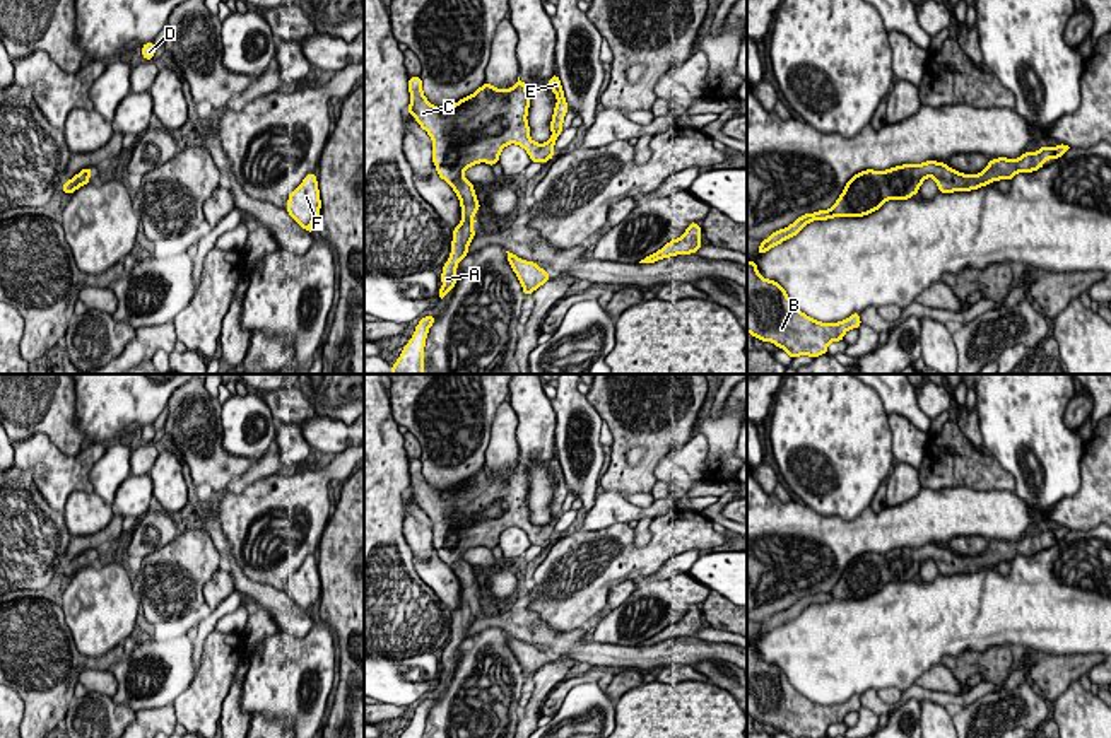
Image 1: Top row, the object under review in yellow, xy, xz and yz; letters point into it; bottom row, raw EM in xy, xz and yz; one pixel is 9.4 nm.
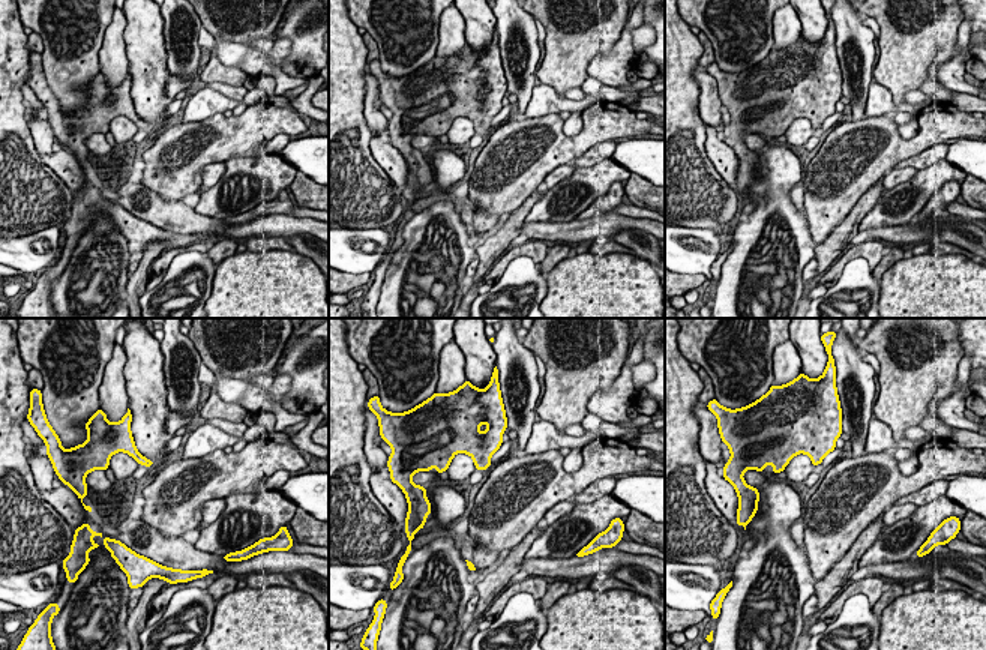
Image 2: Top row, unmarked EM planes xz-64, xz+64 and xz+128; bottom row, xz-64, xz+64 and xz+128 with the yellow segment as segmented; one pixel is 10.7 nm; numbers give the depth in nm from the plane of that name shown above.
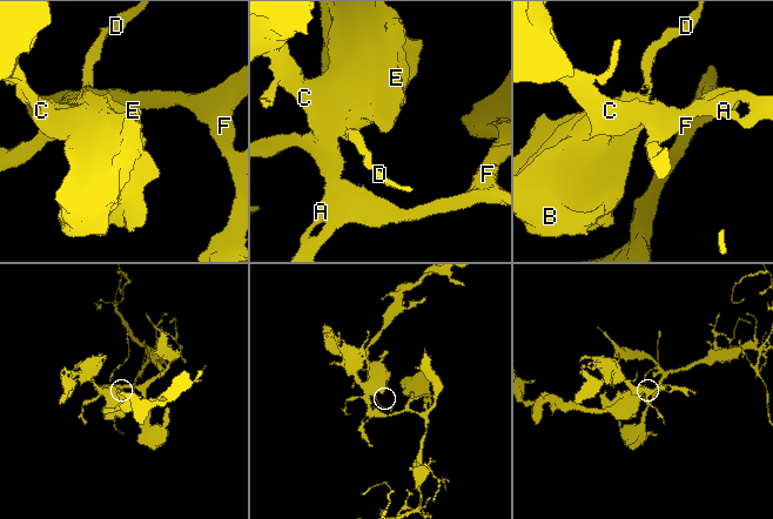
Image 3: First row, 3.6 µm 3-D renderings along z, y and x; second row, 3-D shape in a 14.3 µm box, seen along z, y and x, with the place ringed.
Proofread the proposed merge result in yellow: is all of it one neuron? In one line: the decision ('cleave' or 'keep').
keep

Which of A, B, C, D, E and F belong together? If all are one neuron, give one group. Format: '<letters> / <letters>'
A B C D E F

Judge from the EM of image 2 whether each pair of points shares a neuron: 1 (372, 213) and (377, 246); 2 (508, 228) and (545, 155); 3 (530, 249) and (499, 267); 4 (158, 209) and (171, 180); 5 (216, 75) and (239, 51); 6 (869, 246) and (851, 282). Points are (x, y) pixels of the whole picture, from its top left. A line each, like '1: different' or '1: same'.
1: different
2: different
3: same
4: different
5: different
6: different

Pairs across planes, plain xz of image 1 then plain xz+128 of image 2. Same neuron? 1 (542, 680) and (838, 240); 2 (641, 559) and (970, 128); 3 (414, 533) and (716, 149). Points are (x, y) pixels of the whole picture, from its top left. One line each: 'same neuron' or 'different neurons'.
1: same neuron
2: same neuron
3: different neurons

